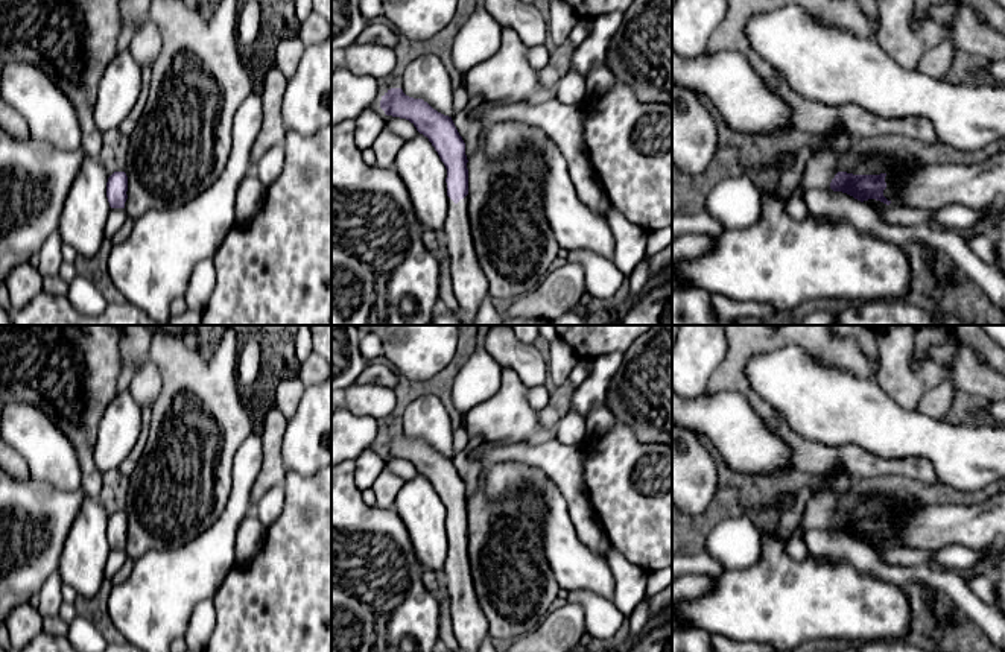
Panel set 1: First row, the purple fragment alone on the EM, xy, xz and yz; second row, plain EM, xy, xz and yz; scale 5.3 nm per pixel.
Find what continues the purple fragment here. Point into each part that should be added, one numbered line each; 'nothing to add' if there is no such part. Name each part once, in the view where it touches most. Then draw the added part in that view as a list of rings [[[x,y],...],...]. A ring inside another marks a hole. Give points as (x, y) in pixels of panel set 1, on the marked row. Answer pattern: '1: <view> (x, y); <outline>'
1: yz (979, 181); [[[997,144],[991,150],[972,158],[932,158],[917,170],[886,173],[885,182],[883,196],[891,202],[888,207],[911,207],[932,211],[956,204],[975,210],[985,208],[997,201],[1005,201],[1005,147]]]

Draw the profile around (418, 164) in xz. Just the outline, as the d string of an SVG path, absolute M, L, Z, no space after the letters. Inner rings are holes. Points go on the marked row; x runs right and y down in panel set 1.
M427 137L404 140L394 169L426 229L442 231L447 217L447 169Z

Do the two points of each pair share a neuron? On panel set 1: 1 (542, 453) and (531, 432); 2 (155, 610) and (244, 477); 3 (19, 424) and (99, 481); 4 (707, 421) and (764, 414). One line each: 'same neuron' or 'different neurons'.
1: different neurons
2: same neuron
3: different neurons
4: different neurons

